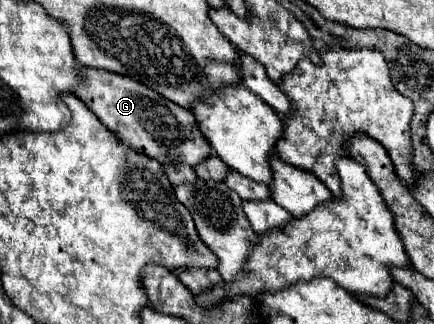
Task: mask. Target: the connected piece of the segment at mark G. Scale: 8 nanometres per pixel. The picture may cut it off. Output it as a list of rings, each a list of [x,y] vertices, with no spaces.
[[[84,68],[82,74],[86,80],[80,88],[76,88],[76,96],[98,116],[104,126],[108,126],[110,132],[120,136],[120,142],[126,148],[144,152],[144,156],[152,156],[162,166],[180,162],[196,168],[212,156],[212,148],[190,110],[164,100],[158,92],[152,92],[152,88],[136,84],[136,80],[128,80],[128,76],[116,76],[114,72],[100,72],[94,68]]]

